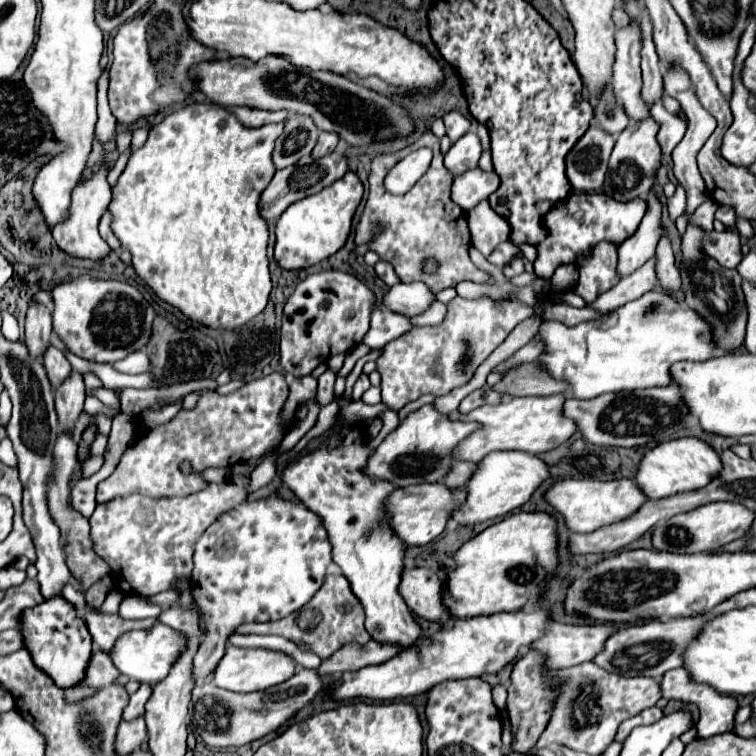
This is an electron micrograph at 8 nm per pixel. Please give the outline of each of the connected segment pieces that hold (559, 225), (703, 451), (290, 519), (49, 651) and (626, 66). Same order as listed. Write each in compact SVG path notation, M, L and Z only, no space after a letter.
M574 192L566 200L560 200L546 216L542 216L542 226L548 232L548 240L540 242L536 246L538 256L534 260L534 272L536 276L550 280L552 272L560 264L572 264L580 254L586 254L594 244L600 240L610 240L614 244L620 244L620 240L626 240L630 234L636 232L640 220L646 212L646 200L632 200L630 204L618 204L616 200L610 200L602 194L586 194L586 192Z
M676 438L670 442L662 442L656 448L648 450L640 462L636 480L642 492L650 500L674 496L678 492L692 492L694 488L704 488L714 476L722 472L722 460L720 454L704 440L700 438Z
M272 494L266 498L242 502L232 510L220 514L194 544L194 570L190 588L194 600L206 616L204 622L208 626L208 634L204 636L204 642L194 656L192 680L200 682L216 670L220 658L224 656L226 638L234 632L236 626L246 622L280 620L306 606L322 588L330 564L332 544L320 516L296 500L284 500Z
M64 598L46 600L30 610L24 610L20 616L20 630L24 636L24 648L30 652L34 664L46 672L54 684L72 688L82 682L92 652L92 640L86 622L76 616L76 610Z
M632 22L630 28L616 30L616 62L614 62L614 96L622 102L630 120L640 122L650 116L650 108L642 100L642 70L640 70L640 28Z

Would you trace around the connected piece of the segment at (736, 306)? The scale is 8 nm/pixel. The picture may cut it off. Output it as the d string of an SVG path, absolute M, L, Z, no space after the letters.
M688 226L686 234L682 236L682 288L686 292L686 302L694 308L700 316L706 316L710 324L714 324L714 336L718 336L718 346L722 350L734 350L744 340L746 330L746 304L742 296L742 278L736 270L722 268L716 260L710 260L698 252L698 244L702 244L704 232L700 228Z

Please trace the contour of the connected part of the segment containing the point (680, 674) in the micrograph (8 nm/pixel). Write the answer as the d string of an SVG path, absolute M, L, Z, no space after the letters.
M674 668L674 670L666 672L664 678L662 678L660 688L662 688L662 696L668 698L668 700L690 702L690 704L696 704L700 708L700 718L698 718L698 728L696 728L700 738L710 738L710 736L716 736L716 734L724 734L724 732L734 728L734 714L736 714L736 708L738 708L736 700L732 696L720 694L718 690L710 688L708 684L694 682L686 668Z

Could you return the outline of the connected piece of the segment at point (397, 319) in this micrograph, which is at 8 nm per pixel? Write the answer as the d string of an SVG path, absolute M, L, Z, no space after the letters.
M376 308L370 320L370 332L366 334L364 344L370 348L384 348L390 340L410 332L414 326L408 316L390 312L388 308Z

